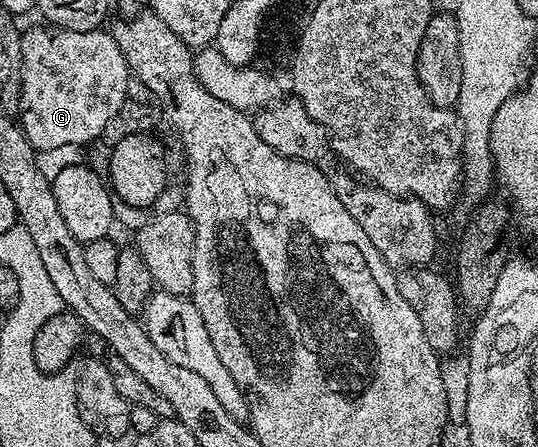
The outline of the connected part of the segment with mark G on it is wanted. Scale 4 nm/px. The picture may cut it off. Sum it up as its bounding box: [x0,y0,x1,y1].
[21,26,131,152]

